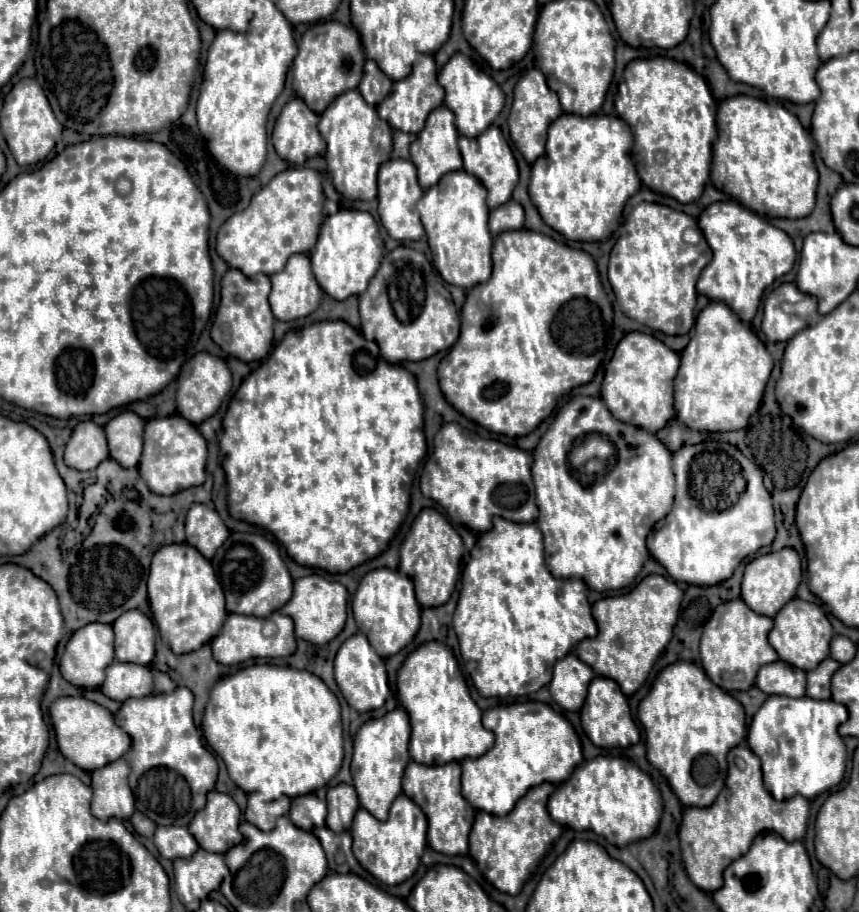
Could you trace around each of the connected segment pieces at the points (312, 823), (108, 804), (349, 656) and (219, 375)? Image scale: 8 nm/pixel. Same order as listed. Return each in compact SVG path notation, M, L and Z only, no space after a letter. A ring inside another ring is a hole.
M304 795L304 797L292 799L290 819L296 827L302 827L304 831L312 832L324 826L326 815L326 801L319 799L316 795Z
M118 759L92 773L92 815L100 821L130 819L134 813L134 795L128 787L130 765Z
M362 633L352 635L338 649L336 659L334 659L334 677L336 677L336 683L338 683L344 699L358 713L366 713L366 711L372 711L372 709L382 707L384 701L390 695L384 659L372 649L372 645L368 643L366 635L362 635Z
M196 353L182 367L180 377L178 377L178 393L176 393L178 413L186 421L198 425L218 411L218 407L220 407L222 399L226 397L226 393L230 391L230 387L232 387L232 375L230 375L228 365L220 357L214 357L210 353Z

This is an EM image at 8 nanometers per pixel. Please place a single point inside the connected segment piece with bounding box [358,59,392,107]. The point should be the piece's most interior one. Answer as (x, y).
(375, 85)

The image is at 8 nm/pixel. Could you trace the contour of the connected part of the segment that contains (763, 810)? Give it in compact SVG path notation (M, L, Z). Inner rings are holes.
M746 743L734 747L734 751L730 751L728 755L726 785L718 795L718 799L710 807L704 809L690 807L688 811L684 811L678 837L688 877L696 887L700 887L706 893L718 891L718 887L722 887L722 871L734 859L742 857L750 849L750 843L758 833L774 831L780 833L782 837L786 835L786 841L800 841L806 833L808 811L810 803L802 795L796 795L790 801L776 801L762 783L760 759L750 751ZM736 757L746 761L744 769L736 767L734 763Z

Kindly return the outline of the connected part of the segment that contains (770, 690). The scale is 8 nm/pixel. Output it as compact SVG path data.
M776 661L758 671L756 687L766 695L802 697L806 693L806 673L784 661Z

